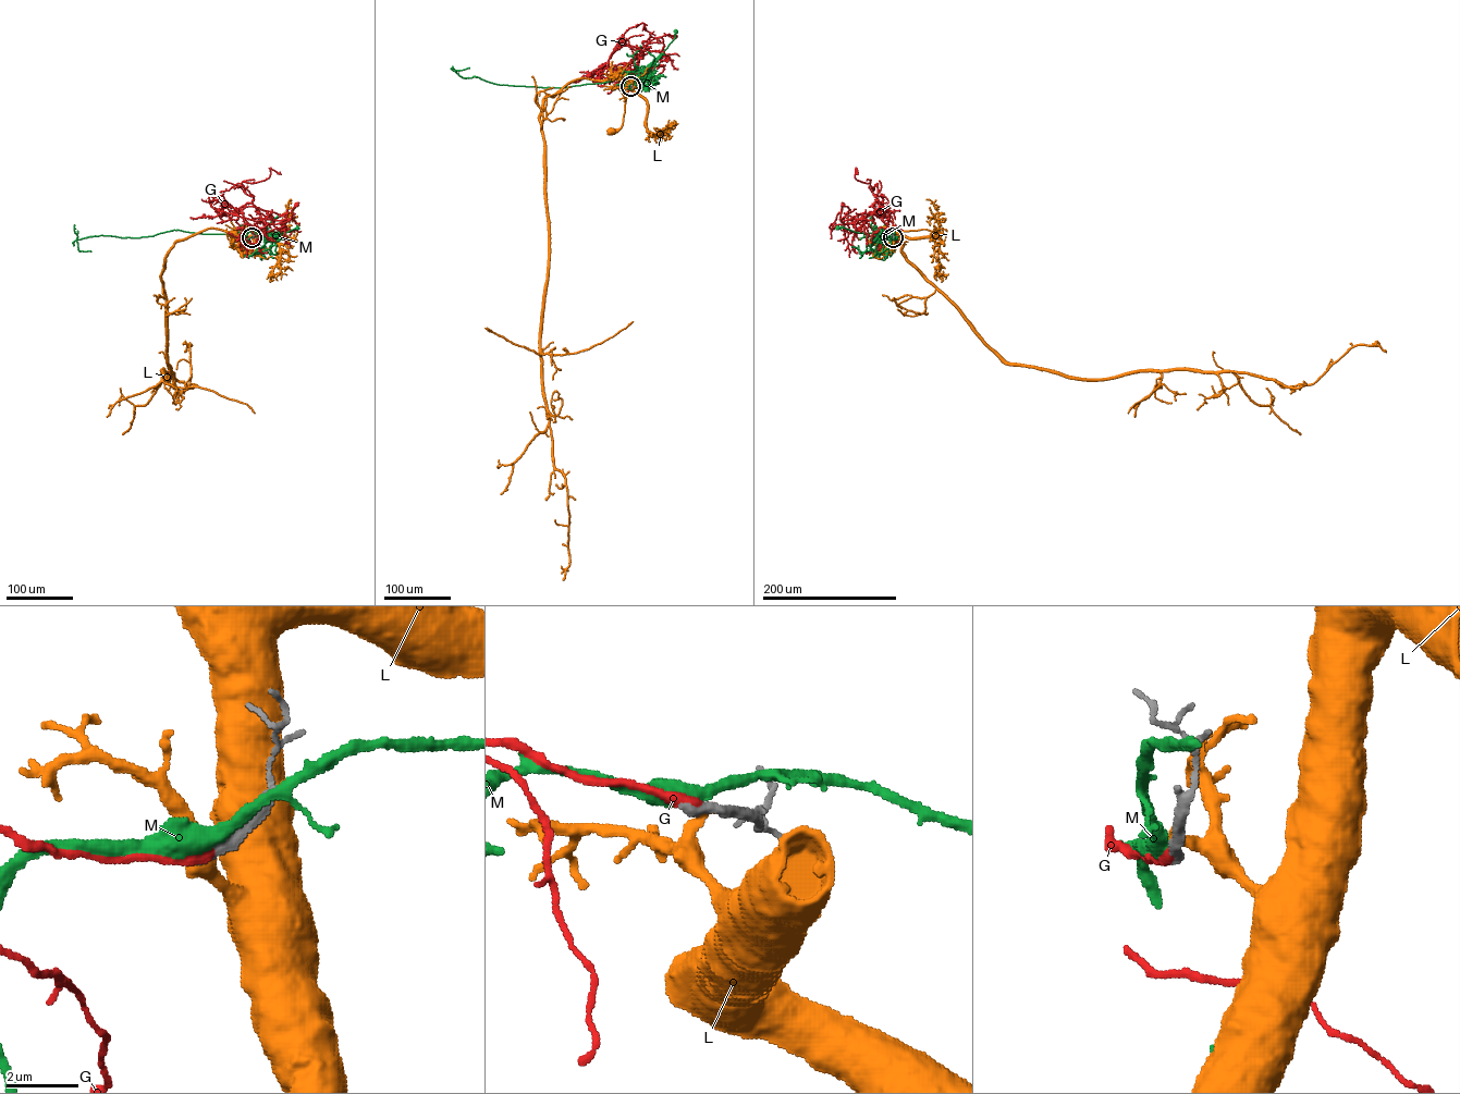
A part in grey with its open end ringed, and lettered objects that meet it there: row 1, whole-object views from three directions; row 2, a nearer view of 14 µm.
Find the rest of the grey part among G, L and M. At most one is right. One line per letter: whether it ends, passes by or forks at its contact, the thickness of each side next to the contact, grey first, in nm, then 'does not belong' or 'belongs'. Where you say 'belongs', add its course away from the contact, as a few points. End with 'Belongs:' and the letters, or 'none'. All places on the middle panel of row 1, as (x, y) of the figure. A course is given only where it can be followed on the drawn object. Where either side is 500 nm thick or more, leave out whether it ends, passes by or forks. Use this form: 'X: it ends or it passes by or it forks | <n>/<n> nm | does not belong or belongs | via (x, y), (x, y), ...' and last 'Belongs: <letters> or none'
G: it ends | 360/360 nm | belongs | via (630, 86), (615, 73), (632, 63), (650, 40), (669, 34), (674, 36)
L: it ends | 440/360 nm | does not belong
M: it passes by | 400/440 nm | does not belong
Belongs: G

